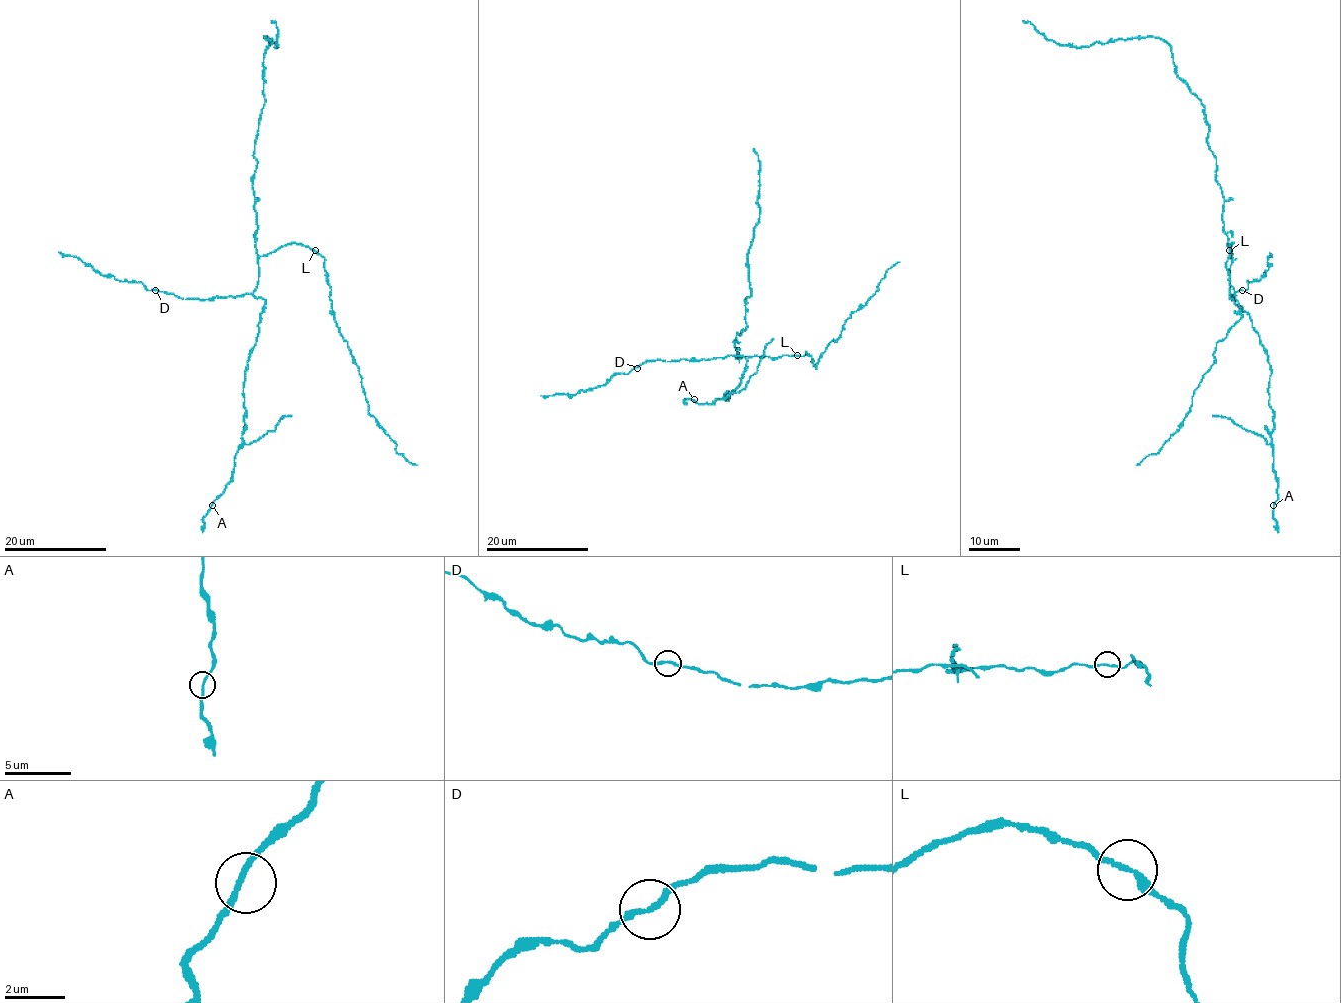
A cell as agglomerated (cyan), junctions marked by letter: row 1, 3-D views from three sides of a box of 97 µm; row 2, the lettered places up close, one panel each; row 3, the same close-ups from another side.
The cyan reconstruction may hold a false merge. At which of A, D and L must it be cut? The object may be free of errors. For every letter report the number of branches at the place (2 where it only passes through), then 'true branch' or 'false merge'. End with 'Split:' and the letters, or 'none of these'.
A: 2 branches meet; true branch
D: 2 branches meet; true branch
L: 2 branches meet; true branch
Split: none of these

